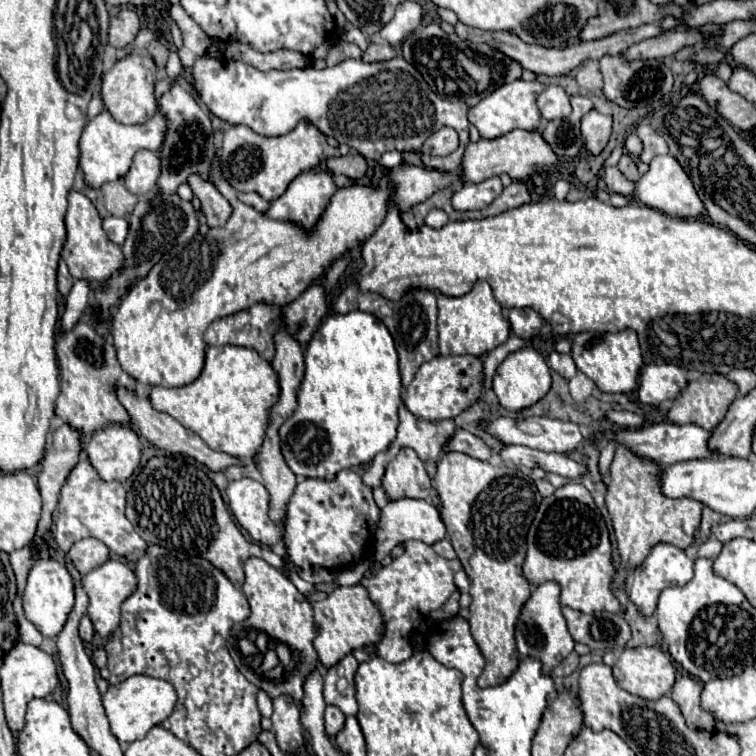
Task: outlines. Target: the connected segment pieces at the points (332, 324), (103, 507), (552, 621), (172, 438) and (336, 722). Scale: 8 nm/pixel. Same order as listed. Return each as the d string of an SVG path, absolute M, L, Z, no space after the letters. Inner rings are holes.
M352 310L348 314L332 314L320 324L316 334L312 336L308 350L304 354L304 362L306 372L298 390L298 408L280 428L282 452L292 472L306 478L332 478L336 472L366 464L378 452L386 450L390 442L396 438L398 406L402 404L402 382L398 370L398 352L394 348L394 340L388 328L384 328L384 322L360 310ZM302 422L316 424L328 436L330 450L318 460L318 464L306 464L297 460L292 451L292 430Z
M80 458L76 468L68 474L64 488L60 492L58 510L52 524L52 536L60 550L68 552L70 546L86 536L102 540L112 552L124 556L130 562L136 562L146 552L146 542L136 534L130 520L124 516L126 508L126 490L120 482L104 482L98 478L96 470L86 458Z
M546 582L540 584L532 590L530 600L524 604L522 614L516 624L516 642L518 642L518 654L522 658L536 658L540 660L544 674L550 674L564 656L568 656L574 650L574 640L566 628L566 620L562 616L562 606L560 606L560 586L556 582Z
M118 390L118 398L120 402L124 404L124 408L130 412L136 428L140 430L140 434L154 446L170 452L170 454L182 454L182 456L190 456L194 460L198 460L200 464L208 466L212 472L222 472L222 470L228 470L230 466L238 464L240 460L234 458L234 456L228 456L226 452L218 452L218 450L212 450L208 448L208 444L204 444L204 440L200 436L196 436L192 430L184 428L180 422L176 422L172 416L164 414L164 412L158 412L152 408L150 400L148 398L138 398L138 396L132 396L130 392L126 390Z
M334 706L326 708L326 712L324 712L324 728L326 728L330 738L334 738L340 732L340 728L344 728L344 720L346 720L346 716L338 708L334 708Z

